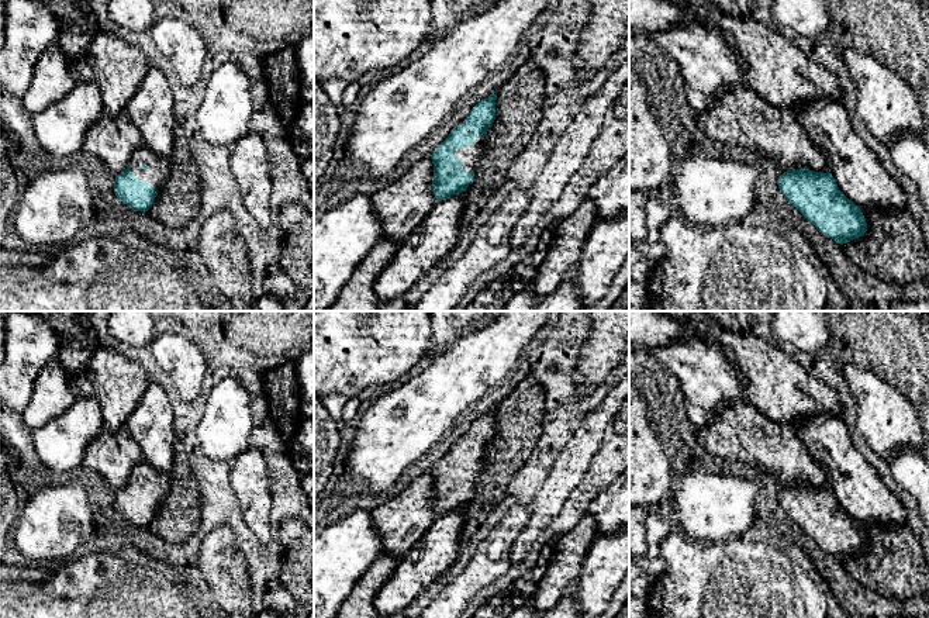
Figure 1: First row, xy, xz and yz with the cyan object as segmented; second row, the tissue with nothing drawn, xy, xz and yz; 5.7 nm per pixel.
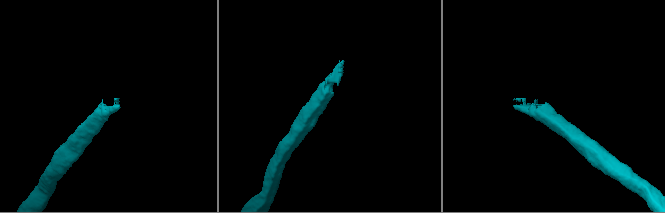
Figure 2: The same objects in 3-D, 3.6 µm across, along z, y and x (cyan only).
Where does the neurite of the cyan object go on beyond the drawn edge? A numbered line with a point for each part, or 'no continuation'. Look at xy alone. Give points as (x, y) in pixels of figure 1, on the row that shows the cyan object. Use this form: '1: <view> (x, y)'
1: xy (158, 168)

